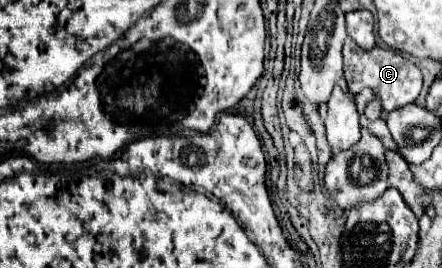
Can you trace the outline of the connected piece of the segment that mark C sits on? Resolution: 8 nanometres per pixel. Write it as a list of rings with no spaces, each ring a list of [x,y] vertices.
[[[353,39],[345,41],[343,47],[343,59],[345,59],[345,79],[347,79],[347,87],[349,91],[353,91],[353,95],[361,93],[361,89],[369,87],[373,89],[383,105],[383,111],[395,111],[401,109],[409,103],[415,103],[415,99],[421,93],[421,71],[419,67],[405,59],[401,53],[387,49],[387,47],[373,47],[369,51],[363,51],[361,47],[357,47],[353,43]]]

